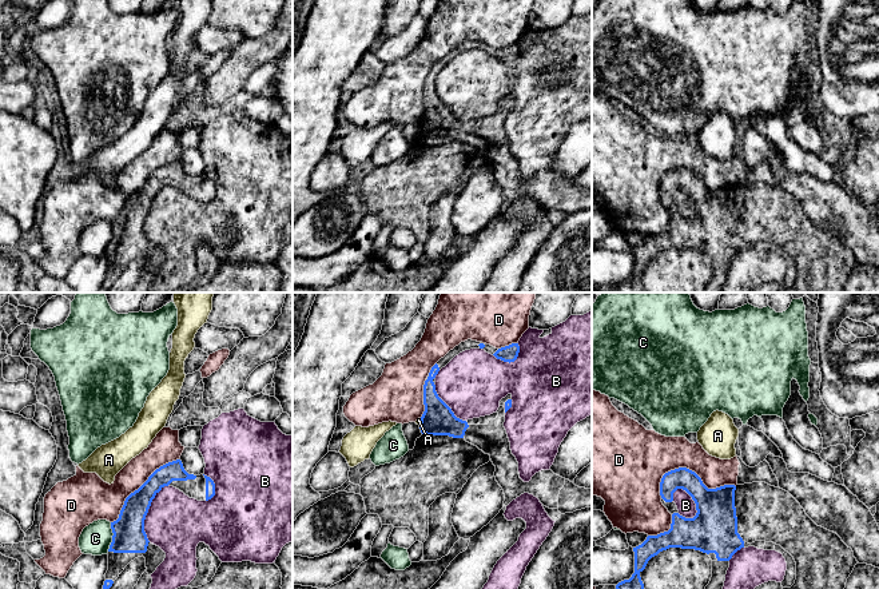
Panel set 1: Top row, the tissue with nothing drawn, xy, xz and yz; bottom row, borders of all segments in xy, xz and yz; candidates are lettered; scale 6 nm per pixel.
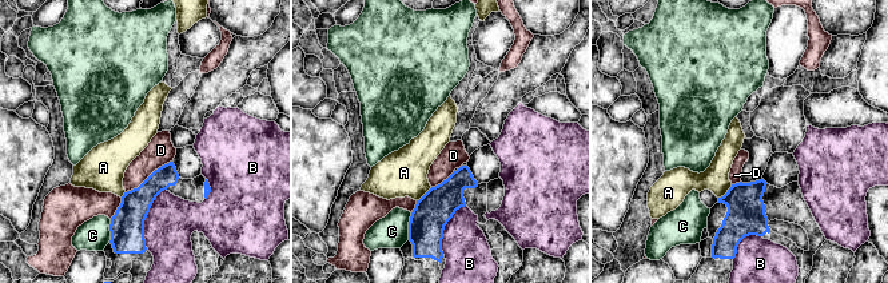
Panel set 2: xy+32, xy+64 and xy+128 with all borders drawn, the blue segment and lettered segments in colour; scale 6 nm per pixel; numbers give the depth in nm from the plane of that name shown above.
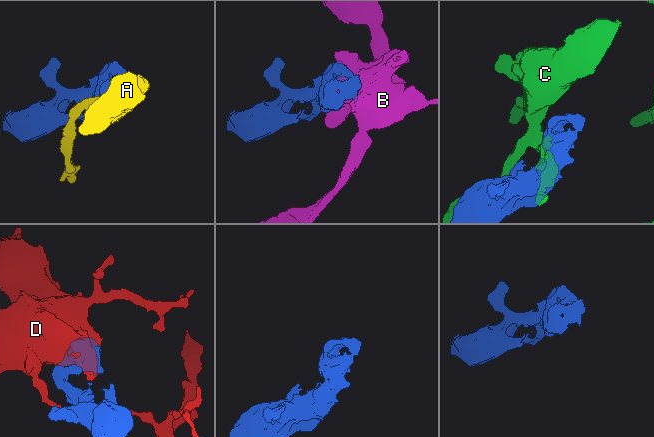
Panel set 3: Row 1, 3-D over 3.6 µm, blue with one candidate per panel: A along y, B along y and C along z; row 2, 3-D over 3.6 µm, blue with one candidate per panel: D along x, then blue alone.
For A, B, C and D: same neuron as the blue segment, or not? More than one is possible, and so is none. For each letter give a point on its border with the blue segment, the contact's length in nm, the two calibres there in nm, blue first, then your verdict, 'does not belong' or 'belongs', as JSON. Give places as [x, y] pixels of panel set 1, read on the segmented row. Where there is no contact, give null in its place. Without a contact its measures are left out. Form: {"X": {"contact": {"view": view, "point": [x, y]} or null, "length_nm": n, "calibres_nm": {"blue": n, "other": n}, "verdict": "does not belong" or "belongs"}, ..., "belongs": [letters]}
{"A": {"contact": {"view": "xz", "point": [421, 421]}, "length_nm": 40, "calibres_nm": {"blue": 190, "other": 20}, "verdict": "does not belong"}, "B": {"contact": {"view": "xy", "point": [147, 512]}, "length_nm": 380, "calibres_nm": {"blue": 190, "other": 360}, "verdict": "does not belong"}, "C": {"contact": {"view": "xy", "point": [112, 537]}, "length_nm": 180, "calibres_nm": {"blue": 190, "other": 190}, "verdict": "does not belong"}, "D": {"contact": {"view": "yz", "point": [689, 470]}, "length_nm": 460, "calibres_nm": {"blue": 200, "other": 280}, "verdict": "does not belong"}, "belongs": []}

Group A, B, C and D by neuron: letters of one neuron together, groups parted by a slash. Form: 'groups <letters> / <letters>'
groups A / B / C / D

